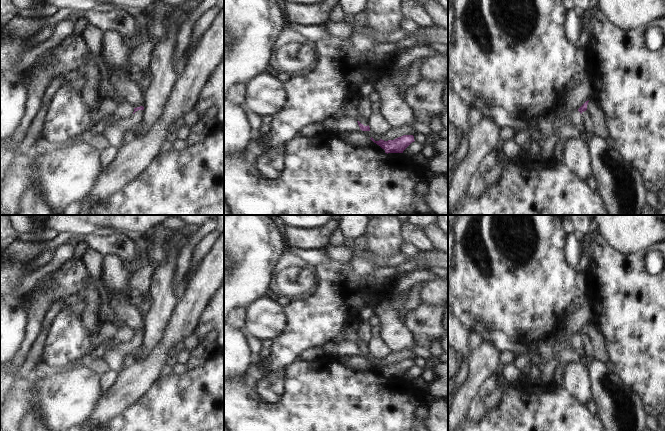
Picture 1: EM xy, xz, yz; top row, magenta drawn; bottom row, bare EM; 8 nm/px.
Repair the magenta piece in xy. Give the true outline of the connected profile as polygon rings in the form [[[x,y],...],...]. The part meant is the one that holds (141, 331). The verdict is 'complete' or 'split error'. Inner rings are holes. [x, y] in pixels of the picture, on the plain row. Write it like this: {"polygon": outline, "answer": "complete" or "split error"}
{"polygon": [[[143,330],[134,332],[133,339],[126,343],[114,342],[113,347],[107,350],[103,360],[109,366],[109,370],[113,370],[120,374],[126,367],[124,364],[125,358],[135,353],[143,346],[145,342],[145,334]]], "answer": "split error"}

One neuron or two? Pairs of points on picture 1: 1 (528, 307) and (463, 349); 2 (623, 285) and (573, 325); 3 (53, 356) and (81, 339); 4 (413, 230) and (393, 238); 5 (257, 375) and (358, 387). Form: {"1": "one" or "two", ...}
{"1": "two", "2": "two", "3": "one", "4": "two", "5": "one"}

